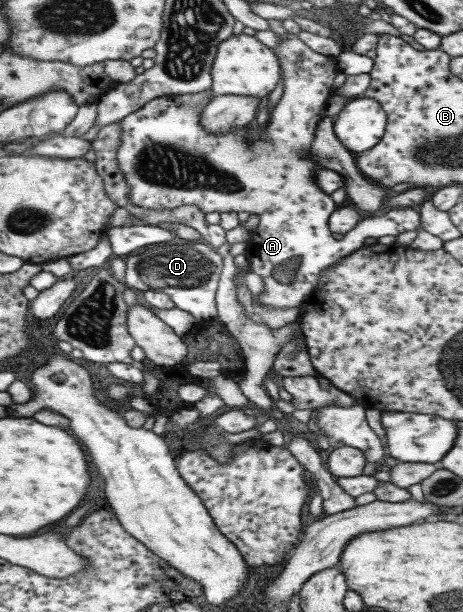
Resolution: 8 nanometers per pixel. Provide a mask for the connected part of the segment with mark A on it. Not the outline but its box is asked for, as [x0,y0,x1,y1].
[116,18,419,308]

